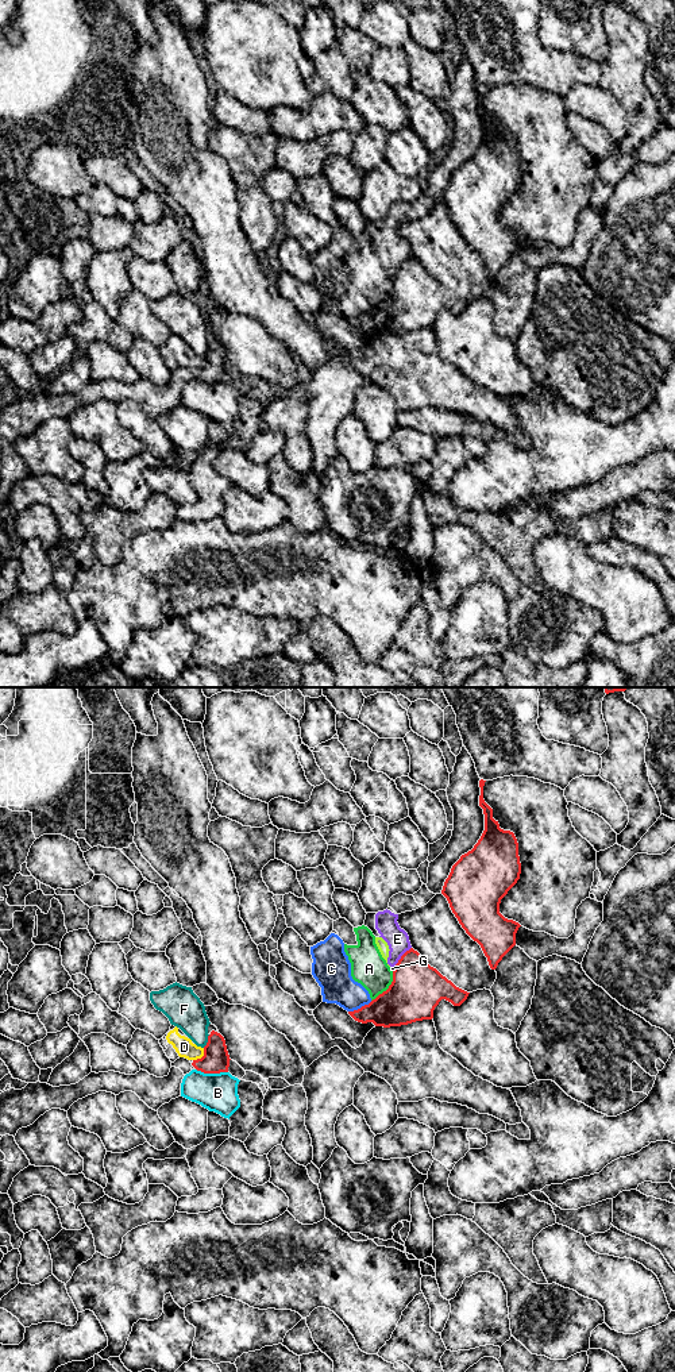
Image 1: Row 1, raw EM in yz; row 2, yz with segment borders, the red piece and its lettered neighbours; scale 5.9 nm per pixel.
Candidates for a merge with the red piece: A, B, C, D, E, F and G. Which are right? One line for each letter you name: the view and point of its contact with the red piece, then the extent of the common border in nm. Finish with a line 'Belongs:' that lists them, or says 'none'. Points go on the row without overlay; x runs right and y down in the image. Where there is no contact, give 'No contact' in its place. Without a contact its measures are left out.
Belongs: none

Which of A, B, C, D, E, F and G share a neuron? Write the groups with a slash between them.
A C E G / B / D / F

